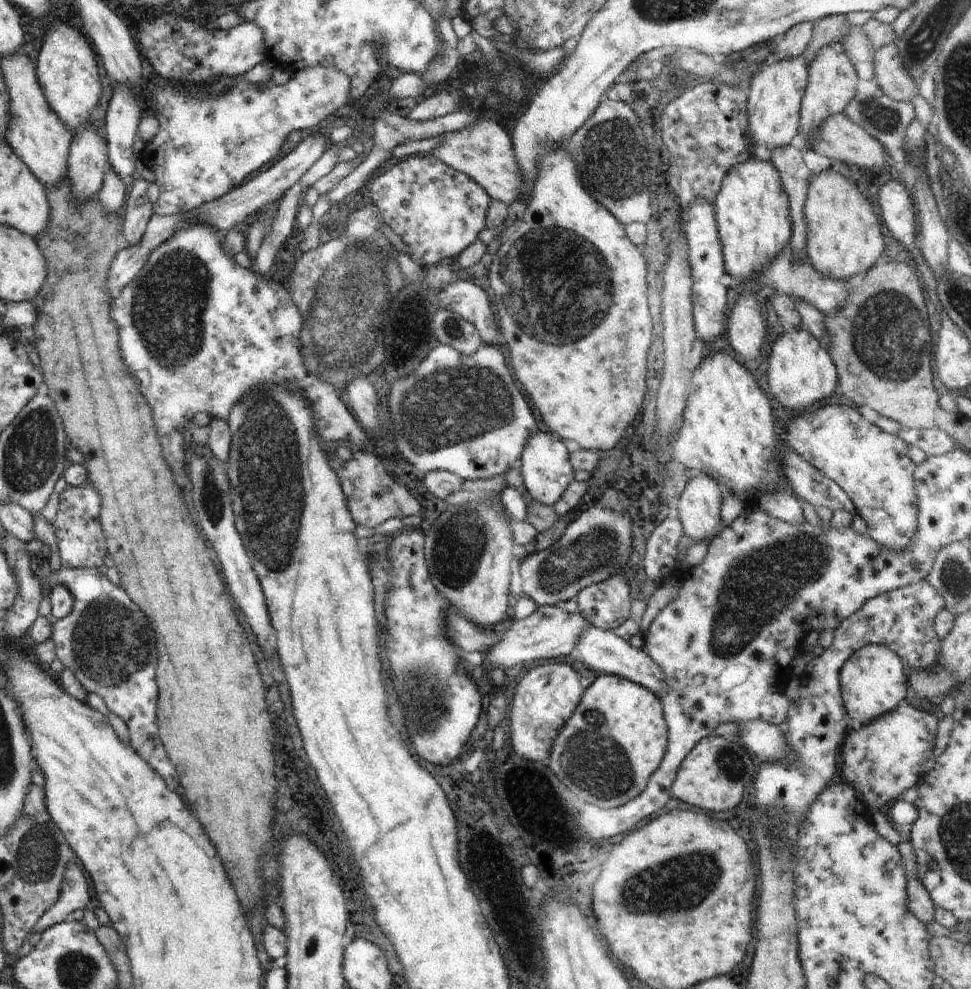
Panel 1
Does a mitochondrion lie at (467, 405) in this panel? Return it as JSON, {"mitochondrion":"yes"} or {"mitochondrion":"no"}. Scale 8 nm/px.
{"mitochondrion":"yes"}

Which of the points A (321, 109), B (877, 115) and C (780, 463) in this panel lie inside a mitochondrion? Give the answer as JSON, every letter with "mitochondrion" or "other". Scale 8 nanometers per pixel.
{"A":"other","B":"mitochondrion","C":"other"}

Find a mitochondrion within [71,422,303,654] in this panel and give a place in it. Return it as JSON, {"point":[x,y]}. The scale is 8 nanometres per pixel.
{"point":[212,497]}

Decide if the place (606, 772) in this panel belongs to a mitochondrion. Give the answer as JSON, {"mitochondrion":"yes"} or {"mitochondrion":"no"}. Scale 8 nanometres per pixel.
{"mitochondrion":"yes"}

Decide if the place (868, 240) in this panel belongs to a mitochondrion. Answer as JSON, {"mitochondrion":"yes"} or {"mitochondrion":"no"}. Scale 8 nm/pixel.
{"mitochondrion":"no"}

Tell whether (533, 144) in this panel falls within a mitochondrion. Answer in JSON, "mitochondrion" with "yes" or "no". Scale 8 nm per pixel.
{"mitochondrion":"no"}

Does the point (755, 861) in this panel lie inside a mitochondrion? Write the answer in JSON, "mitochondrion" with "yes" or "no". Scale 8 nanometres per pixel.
{"mitochondrion":"no"}

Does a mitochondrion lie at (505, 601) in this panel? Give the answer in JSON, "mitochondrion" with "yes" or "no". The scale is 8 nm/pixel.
{"mitochondrion":"no"}

